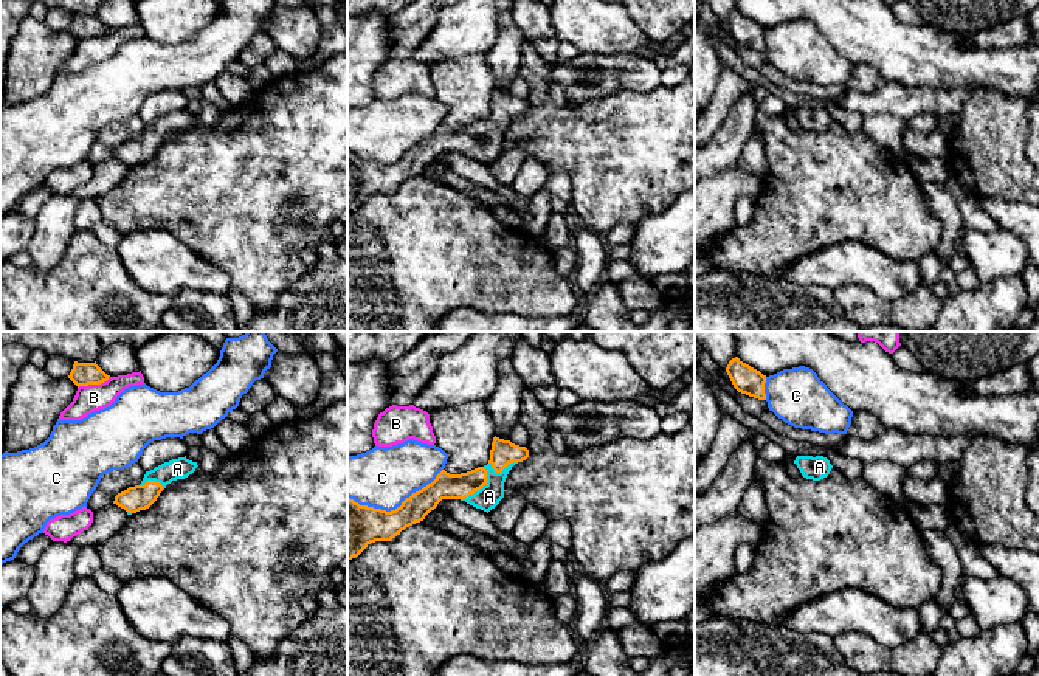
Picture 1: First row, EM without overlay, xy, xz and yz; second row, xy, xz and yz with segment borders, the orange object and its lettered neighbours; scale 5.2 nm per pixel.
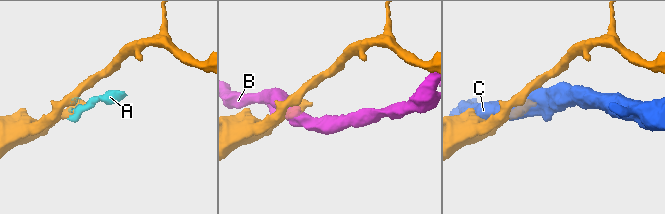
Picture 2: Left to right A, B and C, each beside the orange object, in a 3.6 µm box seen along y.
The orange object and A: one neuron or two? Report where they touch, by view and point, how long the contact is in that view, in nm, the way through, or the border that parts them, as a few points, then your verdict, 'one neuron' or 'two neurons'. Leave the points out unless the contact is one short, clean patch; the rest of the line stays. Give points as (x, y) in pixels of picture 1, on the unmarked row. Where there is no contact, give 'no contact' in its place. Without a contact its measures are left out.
xz (481, 140) | 220 nm | across xz (445, 138), (481, 140), (489, 149) | one neuron

